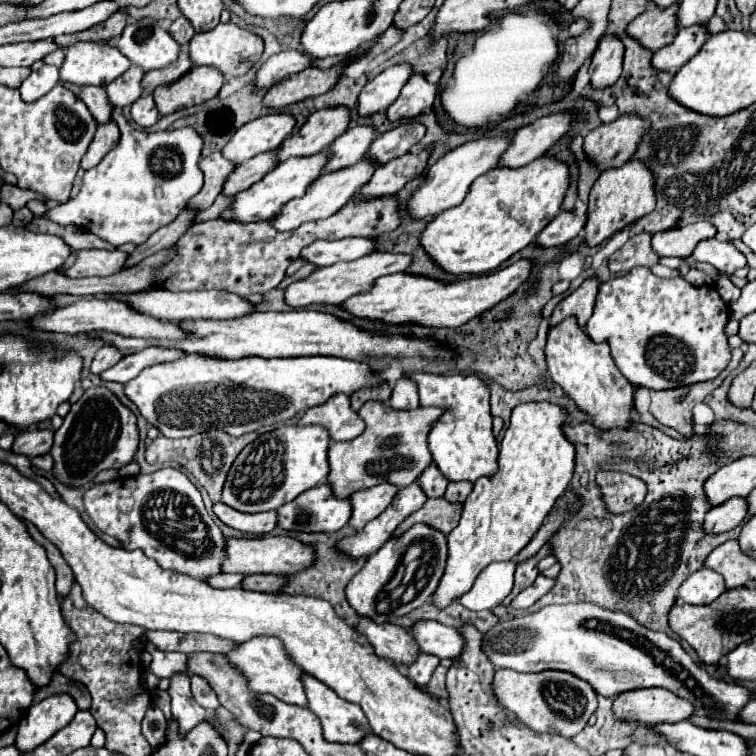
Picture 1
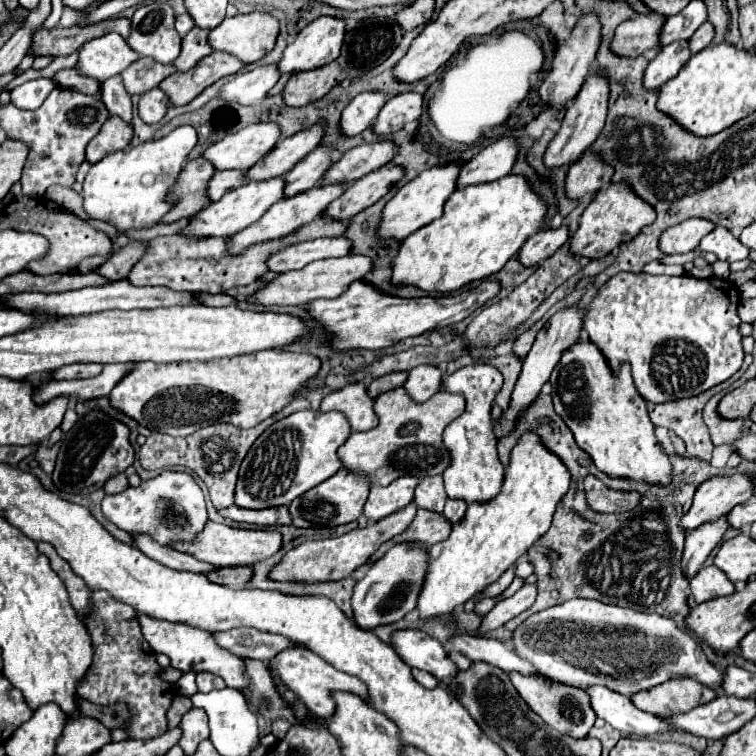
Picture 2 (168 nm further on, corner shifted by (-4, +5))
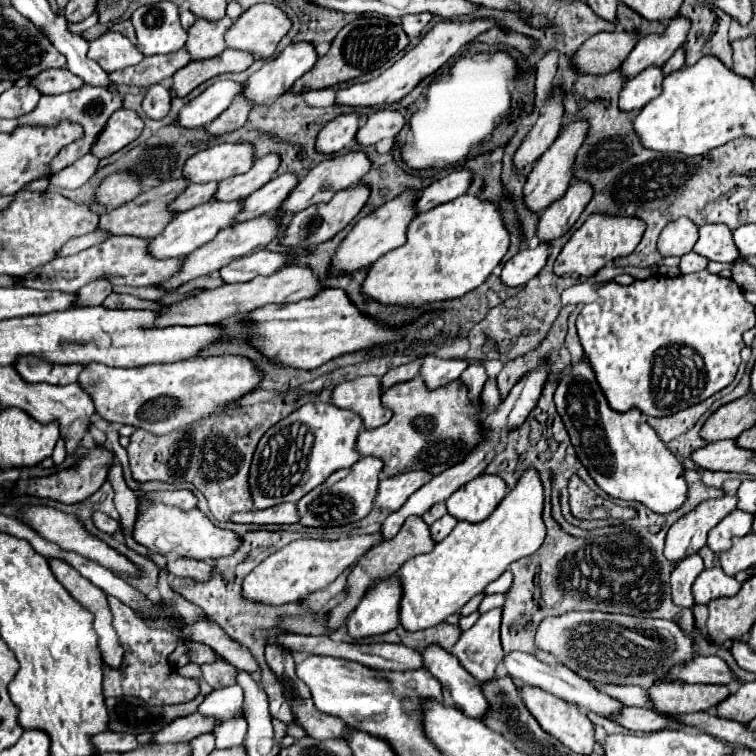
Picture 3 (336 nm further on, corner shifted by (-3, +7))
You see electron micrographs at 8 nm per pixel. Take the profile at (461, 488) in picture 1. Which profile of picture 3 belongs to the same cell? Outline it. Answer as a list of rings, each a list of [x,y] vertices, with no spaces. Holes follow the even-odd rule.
[[[444,514],[440,520],[436,520],[436,522],[430,526],[432,538],[434,538],[436,542],[440,542],[442,538],[446,538],[446,536],[452,532],[452,528],[456,526],[456,522],[458,522],[458,520],[452,520],[450,514]]]

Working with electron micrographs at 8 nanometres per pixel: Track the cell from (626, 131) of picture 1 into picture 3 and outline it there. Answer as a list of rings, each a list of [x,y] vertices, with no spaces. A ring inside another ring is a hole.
[[[576,180],[570,184],[562,198],[554,200],[542,214],[538,224],[540,242],[552,242],[566,234],[570,226],[578,220],[586,204],[592,200],[592,184],[586,180]]]

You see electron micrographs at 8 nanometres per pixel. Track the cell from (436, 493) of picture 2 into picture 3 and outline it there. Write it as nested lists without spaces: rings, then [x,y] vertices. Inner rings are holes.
[[[438,502],[438,504],[434,504],[428,512],[424,512],[424,516],[422,516],[422,520],[430,526],[432,522],[436,522],[440,516],[444,516],[446,514],[446,504],[444,502]]]

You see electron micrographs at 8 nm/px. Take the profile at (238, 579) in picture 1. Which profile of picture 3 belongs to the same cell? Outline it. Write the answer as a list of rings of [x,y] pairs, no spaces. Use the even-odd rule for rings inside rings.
[[[94,512],[94,524],[96,524],[96,528],[100,528],[102,532],[108,532],[108,534],[114,534],[120,530],[120,522],[116,522],[114,518],[110,518],[104,512]]]

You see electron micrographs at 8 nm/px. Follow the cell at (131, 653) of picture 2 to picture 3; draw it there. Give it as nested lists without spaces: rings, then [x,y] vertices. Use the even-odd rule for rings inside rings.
[[[108,596],[108,606],[112,610],[112,626],[118,634],[120,646],[124,648],[124,660],[120,668],[110,668],[104,664],[104,680],[102,680],[102,690],[104,698],[110,696],[138,696],[150,706],[170,706],[170,704],[184,704],[192,700],[198,694],[198,680],[182,678],[178,672],[172,670],[168,662],[168,654],[178,646],[164,628],[150,628],[128,608],[126,604],[120,604],[114,596]]]

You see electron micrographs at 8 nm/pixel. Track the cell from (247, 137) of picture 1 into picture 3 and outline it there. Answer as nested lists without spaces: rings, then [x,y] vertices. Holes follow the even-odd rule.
[[[222,142],[206,148],[184,166],[190,182],[222,182],[234,174],[242,174],[254,164],[254,146],[250,142]]]

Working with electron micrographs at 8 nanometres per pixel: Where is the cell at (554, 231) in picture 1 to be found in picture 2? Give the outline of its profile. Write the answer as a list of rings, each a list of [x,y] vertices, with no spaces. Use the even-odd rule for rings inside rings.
[[[561,226],[557,230],[543,230],[543,232],[537,232],[533,234],[519,250],[517,254],[517,260],[525,266],[525,268],[531,268],[531,266],[539,266],[545,258],[551,258],[555,254],[557,248],[561,248],[569,238],[569,230],[567,226]]]

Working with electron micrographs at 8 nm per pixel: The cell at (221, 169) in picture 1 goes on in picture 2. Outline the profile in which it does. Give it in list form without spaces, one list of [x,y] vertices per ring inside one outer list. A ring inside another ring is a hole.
[[[203,158],[185,162],[175,182],[175,188],[169,192],[169,202],[173,202],[173,210],[169,210],[165,218],[161,218],[161,224],[171,224],[181,218],[191,218],[201,208],[209,206],[205,190],[213,174],[215,168],[209,166],[209,162]]]

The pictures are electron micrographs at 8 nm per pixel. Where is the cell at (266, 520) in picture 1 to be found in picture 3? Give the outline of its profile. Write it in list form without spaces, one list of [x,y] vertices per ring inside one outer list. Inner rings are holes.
[[[278,504],[276,508],[266,510],[236,512],[230,516],[230,520],[240,524],[294,524],[300,518],[296,512],[296,504]]]

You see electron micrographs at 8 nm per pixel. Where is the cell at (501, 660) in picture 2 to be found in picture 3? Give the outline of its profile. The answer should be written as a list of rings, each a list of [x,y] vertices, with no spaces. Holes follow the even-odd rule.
[[[508,652],[504,654],[502,658],[502,666],[508,670],[508,674],[512,678],[518,678],[522,680],[524,684],[530,684],[530,686],[538,686],[574,706],[578,706],[582,712],[594,712],[594,714],[600,714],[600,716],[616,716],[624,710],[624,704],[612,696],[608,696],[606,692],[600,692],[594,684],[590,684],[588,680],[576,676],[572,670],[564,668],[564,666],[552,666],[552,664],[546,664],[542,662],[540,658],[536,658],[534,654],[528,654],[528,652]]]

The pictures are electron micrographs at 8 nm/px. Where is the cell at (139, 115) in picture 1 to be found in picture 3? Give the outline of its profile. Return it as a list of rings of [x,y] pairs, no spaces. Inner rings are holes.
[[[156,84],[156,86],[150,86],[146,90],[146,96],[144,96],[144,102],[142,102],[142,110],[146,112],[148,118],[152,120],[160,120],[168,114],[170,110],[170,90],[164,88],[162,84]]]

